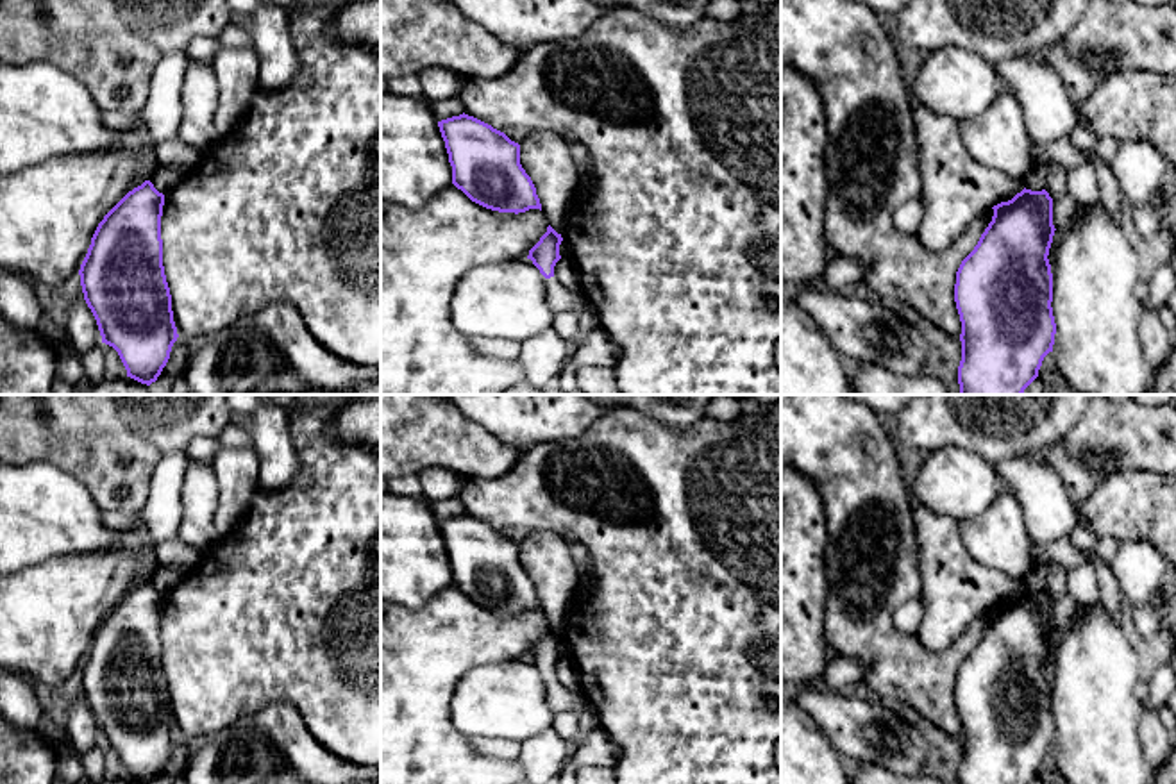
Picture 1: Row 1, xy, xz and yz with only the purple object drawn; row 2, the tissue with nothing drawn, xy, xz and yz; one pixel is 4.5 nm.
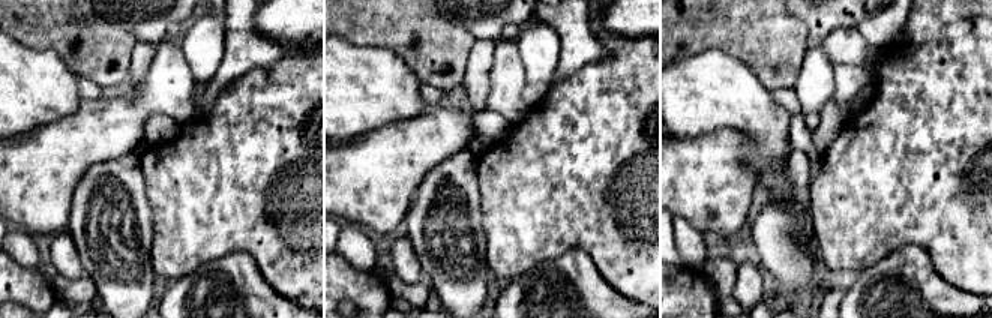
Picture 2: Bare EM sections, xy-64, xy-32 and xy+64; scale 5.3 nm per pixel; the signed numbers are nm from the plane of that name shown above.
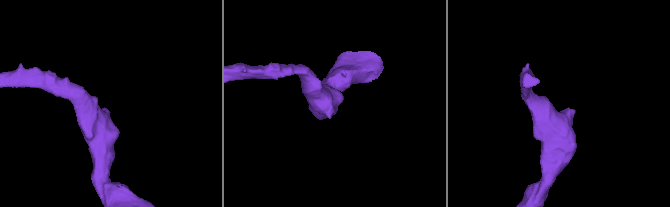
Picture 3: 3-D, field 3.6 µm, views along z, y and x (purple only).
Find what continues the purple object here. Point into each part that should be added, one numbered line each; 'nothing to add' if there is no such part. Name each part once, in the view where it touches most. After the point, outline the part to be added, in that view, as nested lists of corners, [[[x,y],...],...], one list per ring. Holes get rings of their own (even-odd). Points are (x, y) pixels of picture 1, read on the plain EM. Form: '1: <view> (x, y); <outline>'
nothing to add

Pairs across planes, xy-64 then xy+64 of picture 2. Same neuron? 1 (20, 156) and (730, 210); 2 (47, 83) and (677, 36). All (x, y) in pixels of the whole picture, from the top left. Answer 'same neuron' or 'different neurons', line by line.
1: same neuron
2: different neurons

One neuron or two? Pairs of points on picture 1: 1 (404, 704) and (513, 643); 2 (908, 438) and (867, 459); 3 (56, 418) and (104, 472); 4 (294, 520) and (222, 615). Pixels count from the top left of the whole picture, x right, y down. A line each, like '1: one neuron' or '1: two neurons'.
1: one neuron
2: two neurons
3: one neuron
4: one neuron

